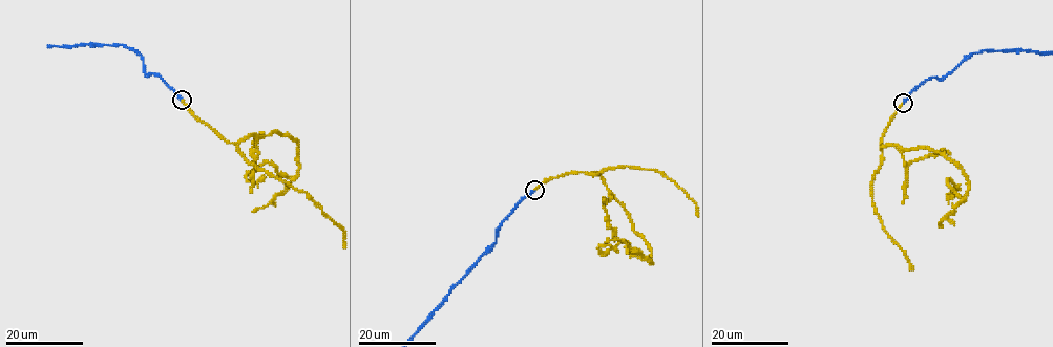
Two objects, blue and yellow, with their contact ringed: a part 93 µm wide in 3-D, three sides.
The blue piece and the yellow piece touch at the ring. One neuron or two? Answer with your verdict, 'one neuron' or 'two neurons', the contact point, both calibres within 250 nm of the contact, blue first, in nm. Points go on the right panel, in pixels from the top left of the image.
one neuron; at (903, 103); 260 nm thick on the blue side, 200 nm on the other

